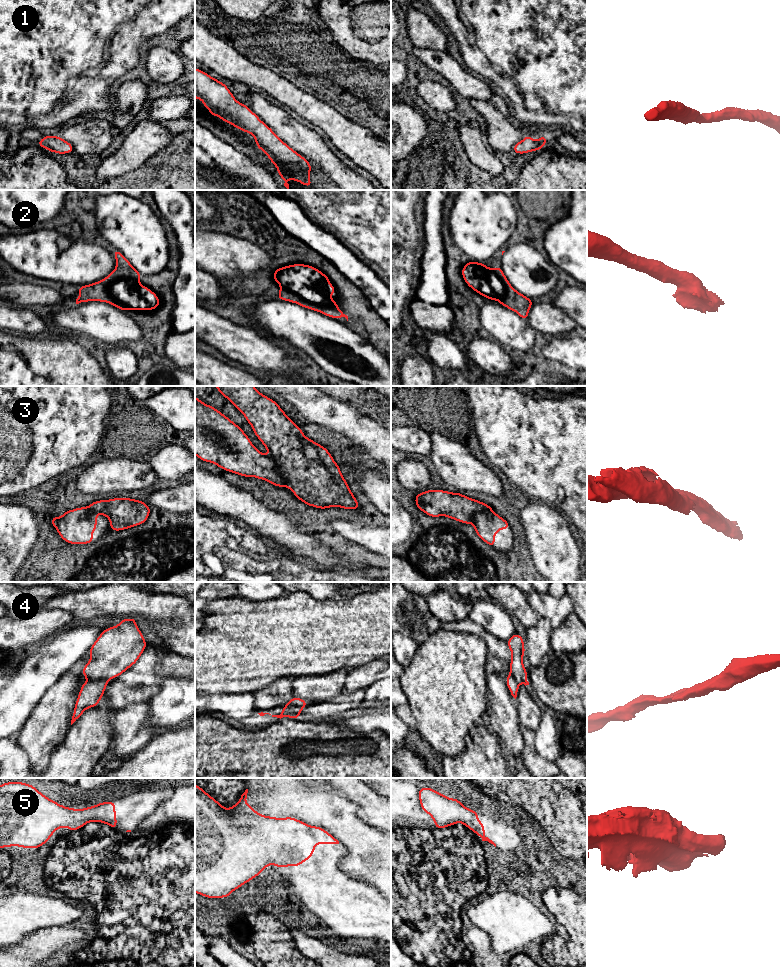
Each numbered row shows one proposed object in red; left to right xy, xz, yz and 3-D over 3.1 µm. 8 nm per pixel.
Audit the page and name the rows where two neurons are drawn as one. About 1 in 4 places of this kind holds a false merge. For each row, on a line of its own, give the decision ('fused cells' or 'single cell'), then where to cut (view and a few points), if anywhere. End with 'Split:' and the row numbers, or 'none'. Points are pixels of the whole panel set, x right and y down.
1: single cell | no cut
2: single cell | no cut
3: fused cells | xz (269, 454), (285, 480), (286, 486)
4: single cell | no cut
5: single cell | no cut
Split: 3

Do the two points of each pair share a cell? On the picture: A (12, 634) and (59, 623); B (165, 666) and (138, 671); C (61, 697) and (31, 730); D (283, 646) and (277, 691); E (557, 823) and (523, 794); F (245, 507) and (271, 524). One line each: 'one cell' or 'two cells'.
A: one cell
B: two cells
C: one cell
D: two cells
E: one cell
F: one cell

